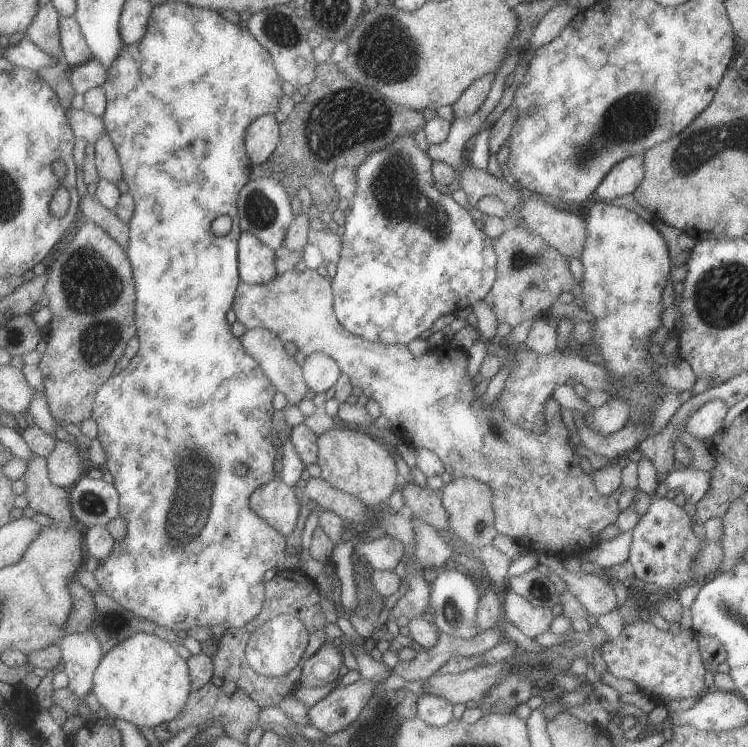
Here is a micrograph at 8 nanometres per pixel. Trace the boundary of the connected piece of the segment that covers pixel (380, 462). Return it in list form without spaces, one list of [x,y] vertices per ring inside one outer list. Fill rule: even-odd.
[[[340,427],[321,434],[317,443],[317,463],[321,468],[321,477],[337,489],[357,496],[376,516],[382,509],[382,503],[388,501],[389,496],[397,490],[398,482],[401,482],[391,451],[368,433]]]

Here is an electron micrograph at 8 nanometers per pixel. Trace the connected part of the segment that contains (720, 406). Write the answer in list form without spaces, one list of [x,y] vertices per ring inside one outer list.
[[[722,399],[708,401],[689,418],[686,432],[701,441],[708,440],[724,429],[723,420],[729,407]]]

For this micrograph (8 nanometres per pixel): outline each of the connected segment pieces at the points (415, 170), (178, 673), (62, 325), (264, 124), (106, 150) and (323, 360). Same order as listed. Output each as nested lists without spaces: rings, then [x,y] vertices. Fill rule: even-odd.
[[[404,133],[397,136],[384,148],[372,152],[370,156],[355,170],[357,174],[356,194],[350,201],[346,212],[347,219],[341,228],[341,239],[343,242],[339,261],[337,262],[337,273],[331,279],[333,290],[333,309],[338,322],[352,334],[364,337],[366,340],[384,344],[407,345],[411,340],[417,339],[424,330],[432,328],[438,318],[444,315],[456,317],[459,310],[468,306],[473,307],[479,300],[485,298],[496,280],[497,254],[492,240],[483,230],[476,227],[476,221],[472,219],[468,210],[456,203],[451,196],[445,194],[443,189],[434,186],[435,180],[432,172],[434,159],[427,151],[420,148],[414,133]]]
[[[138,633],[104,655],[95,670],[92,690],[110,717],[127,720],[136,727],[152,728],[175,719],[193,688],[187,660],[177,646],[155,634]]]
[[[84,220],[79,229],[67,237],[66,250],[56,258],[48,272],[45,294],[53,317],[49,324],[50,338],[39,362],[43,374],[43,386],[51,415],[56,420],[79,425],[92,418],[93,404],[98,389],[112,376],[116,362],[122,358],[127,342],[136,336],[135,280],[130,259],[120,246],[101,226]]]
[[[262,115],[250,123],[246,150],[254,165],[265,163],[278,150],[281,130],[275,115]]]
[[[102,133],[94,142],[95,165],[100,179],[106,179],[109,183],[118,183],[123,179],[123,168],[108,133]]]
[[[323,352],[302,357],[301,364],[304,380],[316,394],[326,392],[331,386],[335,386],[342,373],[337,360]]]

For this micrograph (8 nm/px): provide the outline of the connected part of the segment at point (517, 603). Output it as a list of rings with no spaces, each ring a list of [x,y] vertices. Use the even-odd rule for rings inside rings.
[[[512,589],[504,591],[504,616],[531,639],[549,630],[557,611],[535,607]]]

